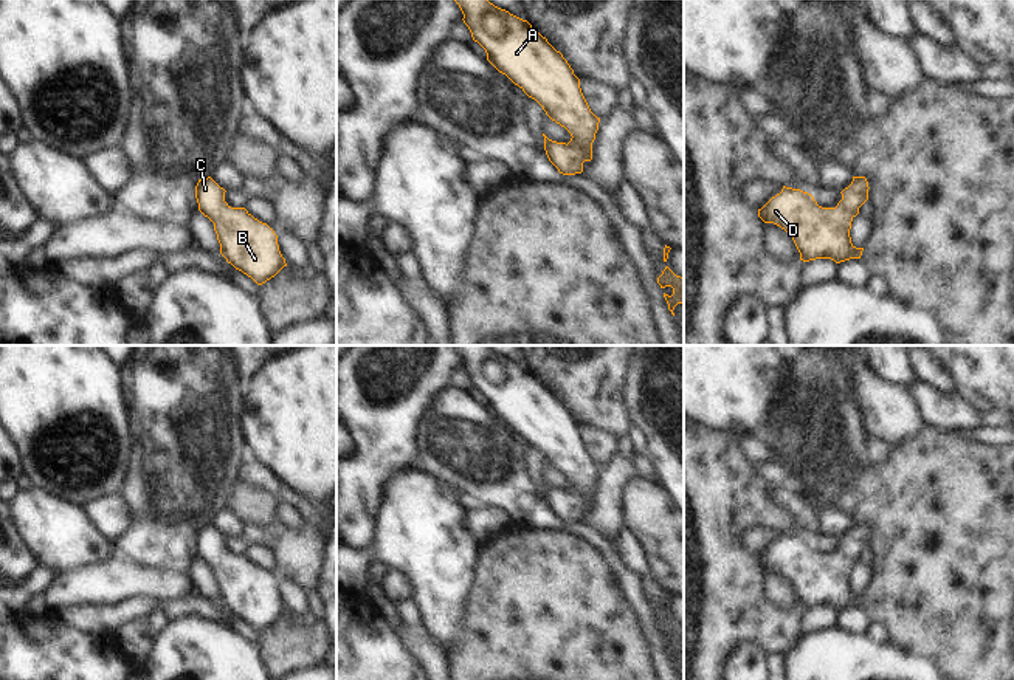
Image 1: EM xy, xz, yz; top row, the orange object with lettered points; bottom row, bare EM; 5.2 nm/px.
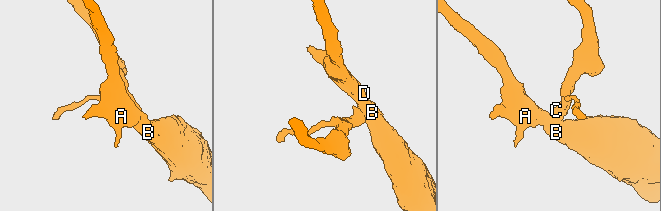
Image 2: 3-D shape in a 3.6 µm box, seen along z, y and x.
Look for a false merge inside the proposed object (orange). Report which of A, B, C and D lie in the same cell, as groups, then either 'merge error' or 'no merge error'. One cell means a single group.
groups A B C D; no merge error

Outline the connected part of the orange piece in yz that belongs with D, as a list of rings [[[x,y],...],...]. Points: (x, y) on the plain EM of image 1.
[[[853,524],[836,555],[822,555],[814,544],[800,536],[783,533],[758,564],[785,576],[794,587],[800,607],[831,606],[836,610],[861,606],[864,595],[851,590],[850,576],[859,555],[868,547],[865,524]]]

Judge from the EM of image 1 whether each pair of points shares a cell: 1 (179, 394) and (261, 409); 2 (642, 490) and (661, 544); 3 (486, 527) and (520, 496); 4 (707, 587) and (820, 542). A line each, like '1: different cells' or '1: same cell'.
1: different cells
2: same cell
3: different cells
4: different cells

